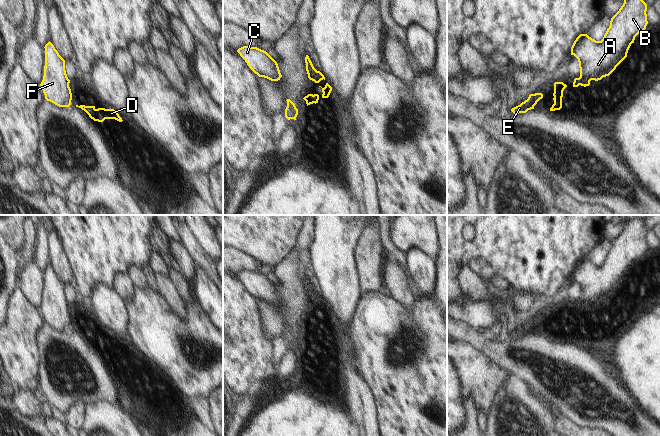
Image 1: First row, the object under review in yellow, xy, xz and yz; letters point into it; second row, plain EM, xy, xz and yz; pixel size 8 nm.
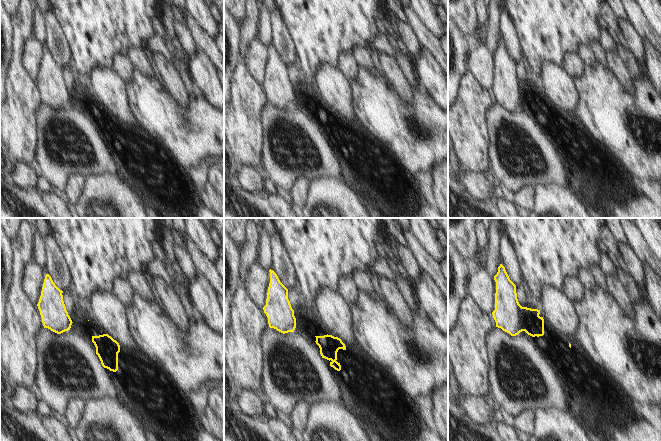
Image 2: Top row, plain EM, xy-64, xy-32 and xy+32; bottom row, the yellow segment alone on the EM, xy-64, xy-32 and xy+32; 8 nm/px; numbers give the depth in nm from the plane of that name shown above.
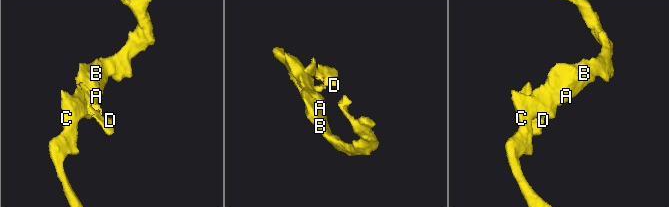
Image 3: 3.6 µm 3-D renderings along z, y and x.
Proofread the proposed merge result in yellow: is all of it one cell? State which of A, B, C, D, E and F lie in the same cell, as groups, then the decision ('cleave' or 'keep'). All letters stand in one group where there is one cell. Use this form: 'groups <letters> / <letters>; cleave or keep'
groups A B C F / D E; cleave

